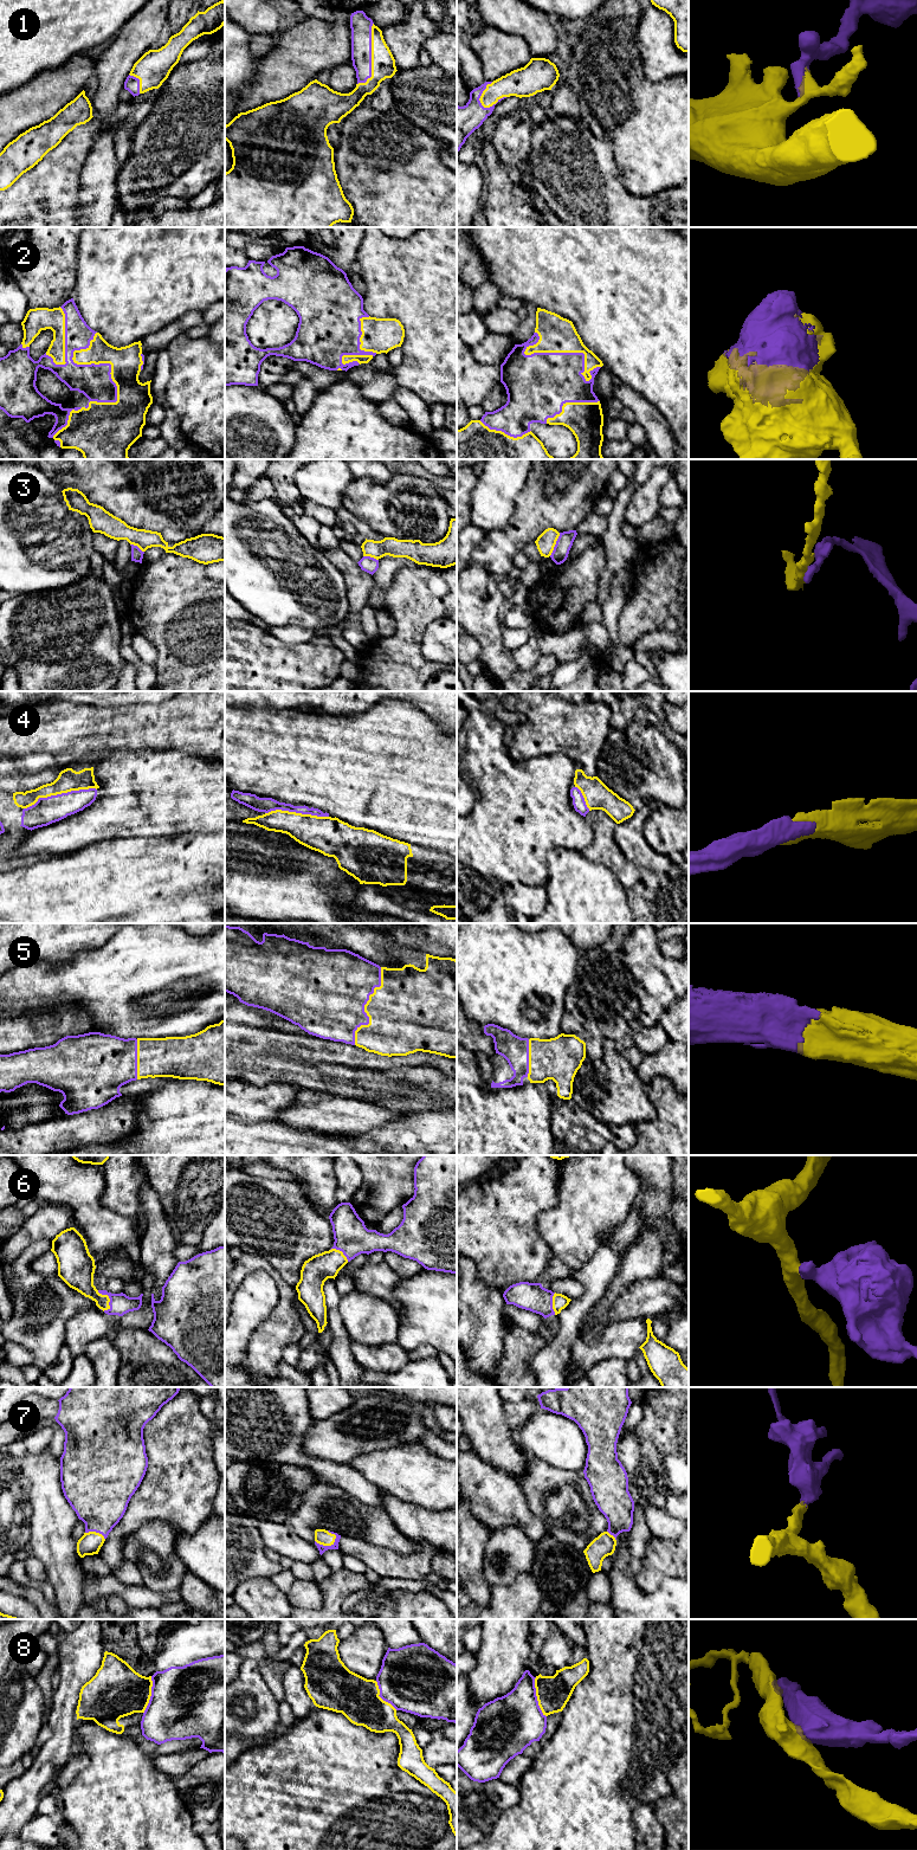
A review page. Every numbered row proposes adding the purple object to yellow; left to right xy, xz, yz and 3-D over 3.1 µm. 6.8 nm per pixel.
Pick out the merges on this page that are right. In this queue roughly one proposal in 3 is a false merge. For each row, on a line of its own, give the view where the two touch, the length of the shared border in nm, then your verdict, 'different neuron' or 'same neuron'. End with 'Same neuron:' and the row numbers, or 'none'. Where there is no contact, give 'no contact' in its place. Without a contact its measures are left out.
1: xz | 440 nm | same neuron
2: xy | 550 nm | same neuron
3: yz | 180 nm | different neuron
4: xy | 500 nm | same neuron
5: xz | 550 nm | same neuron
6: xy | 160 nm | same neuron
7: xz | 160 nm | same neuron
8: yz | 280 nm | different neuron
Same neuron: 1, 2, 4, 5, 6, 7

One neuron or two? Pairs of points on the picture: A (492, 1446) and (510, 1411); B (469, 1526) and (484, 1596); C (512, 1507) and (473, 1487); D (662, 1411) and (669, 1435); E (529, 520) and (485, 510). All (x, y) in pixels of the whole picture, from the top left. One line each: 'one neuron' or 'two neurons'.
A: two neurons
B: one neuron
C: one neuron
D: one neuron
E: two neurons

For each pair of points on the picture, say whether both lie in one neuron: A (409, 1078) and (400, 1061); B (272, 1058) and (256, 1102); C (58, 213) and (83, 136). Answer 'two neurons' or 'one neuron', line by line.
A: two neurons
B: two neurons
C: one neuron

